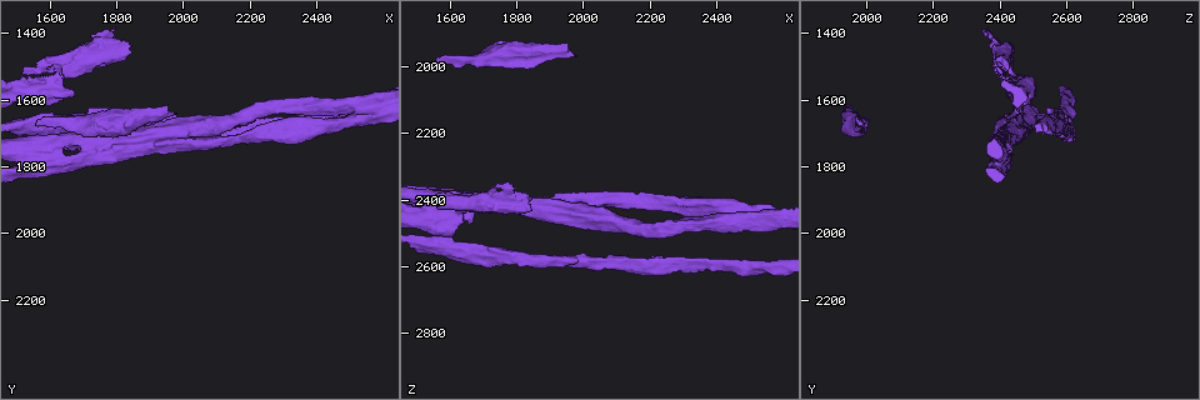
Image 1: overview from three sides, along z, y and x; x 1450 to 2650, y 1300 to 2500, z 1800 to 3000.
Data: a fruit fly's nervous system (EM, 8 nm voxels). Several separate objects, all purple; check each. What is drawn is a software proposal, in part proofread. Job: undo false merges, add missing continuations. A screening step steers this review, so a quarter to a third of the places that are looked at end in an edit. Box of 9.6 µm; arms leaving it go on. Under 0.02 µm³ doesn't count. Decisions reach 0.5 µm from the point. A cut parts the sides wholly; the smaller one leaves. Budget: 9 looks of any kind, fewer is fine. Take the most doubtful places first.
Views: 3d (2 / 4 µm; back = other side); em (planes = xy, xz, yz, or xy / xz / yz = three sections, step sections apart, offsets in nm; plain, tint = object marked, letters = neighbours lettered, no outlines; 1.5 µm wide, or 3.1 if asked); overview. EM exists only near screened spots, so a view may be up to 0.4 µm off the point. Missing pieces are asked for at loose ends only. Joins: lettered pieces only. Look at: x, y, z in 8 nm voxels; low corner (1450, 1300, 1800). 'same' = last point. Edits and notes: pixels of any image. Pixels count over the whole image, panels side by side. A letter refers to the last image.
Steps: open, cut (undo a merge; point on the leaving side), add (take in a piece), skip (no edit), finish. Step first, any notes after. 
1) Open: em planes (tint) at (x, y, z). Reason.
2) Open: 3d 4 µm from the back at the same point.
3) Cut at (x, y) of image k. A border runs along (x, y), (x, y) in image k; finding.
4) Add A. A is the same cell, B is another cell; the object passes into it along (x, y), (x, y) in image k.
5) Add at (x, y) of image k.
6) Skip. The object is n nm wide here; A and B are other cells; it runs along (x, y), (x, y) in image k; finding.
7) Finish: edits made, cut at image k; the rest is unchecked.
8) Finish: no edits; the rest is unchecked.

Open: em planes (letters) at (1980, 1630, 1970). Free end.

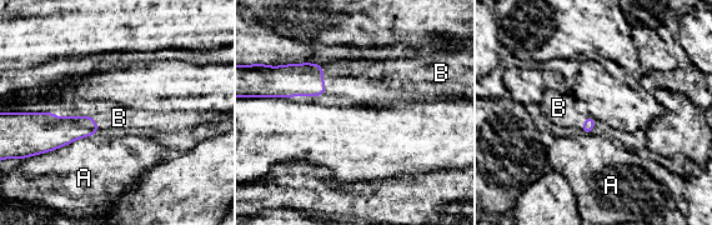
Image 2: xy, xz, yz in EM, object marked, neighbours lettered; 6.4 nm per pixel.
Add B. B is the same cell, A is another cell; it goes on there.

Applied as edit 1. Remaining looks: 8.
Open: em planes (letters) at (1740, 1800, 2430). Thick end.

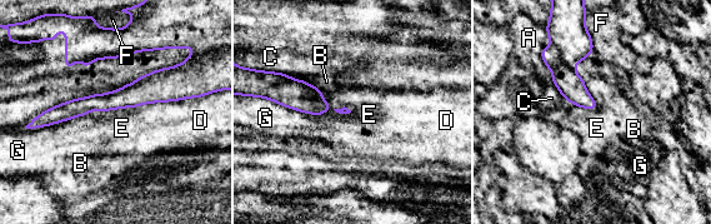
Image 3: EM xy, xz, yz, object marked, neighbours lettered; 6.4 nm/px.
Cut at (571, 86) of image 3. A, B, C, D, E, F and G are other cells; a border runs along (556, 49), (560, 58), (574, 69) in image 3; a second neuron is stuck on.

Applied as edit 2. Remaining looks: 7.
Finish: edits made, add at image 2, cut at image 3; the rest is unchecked.

